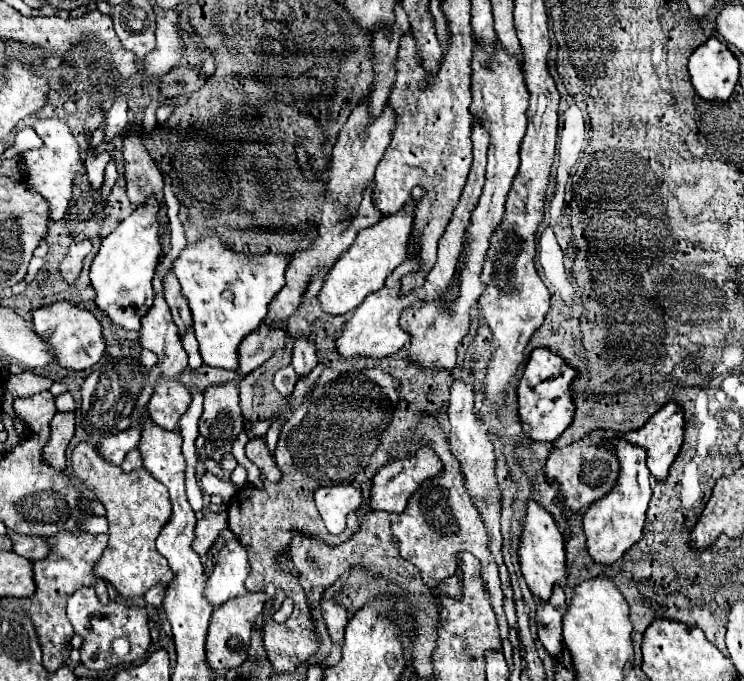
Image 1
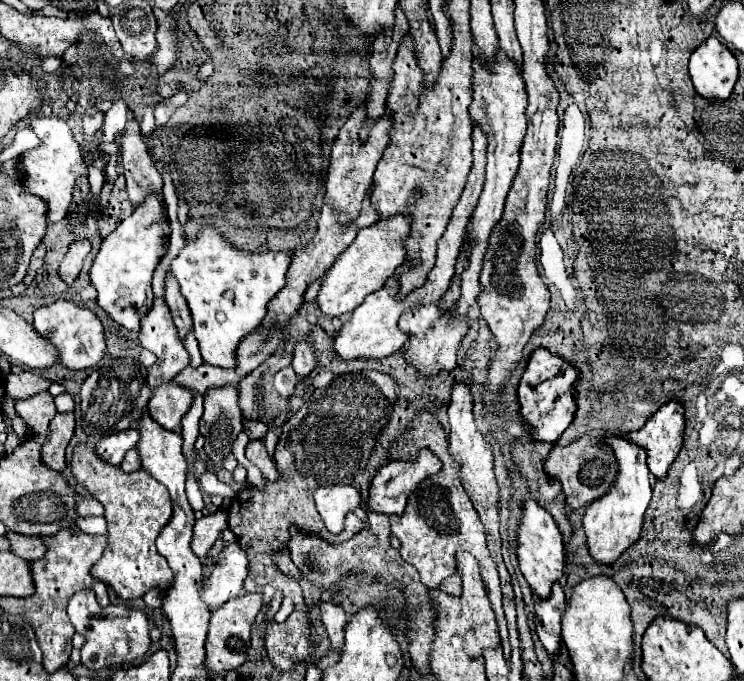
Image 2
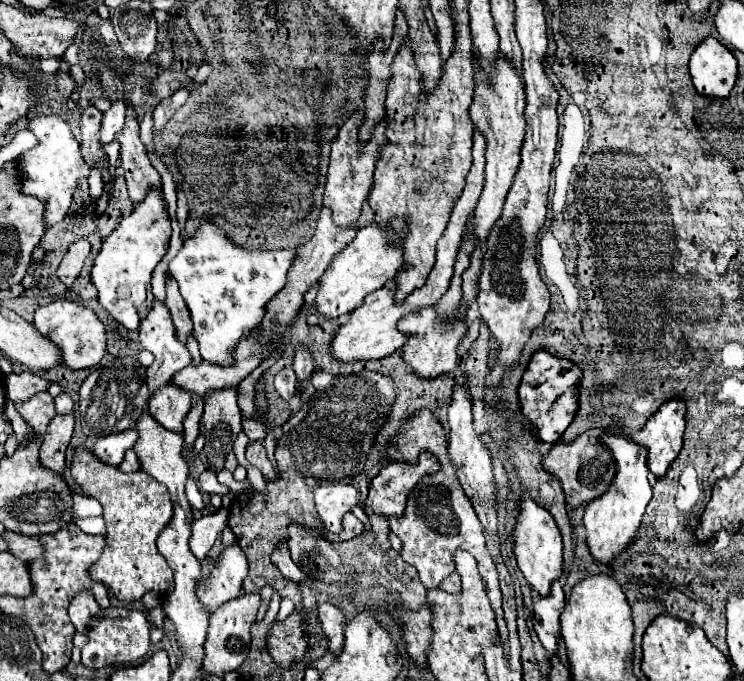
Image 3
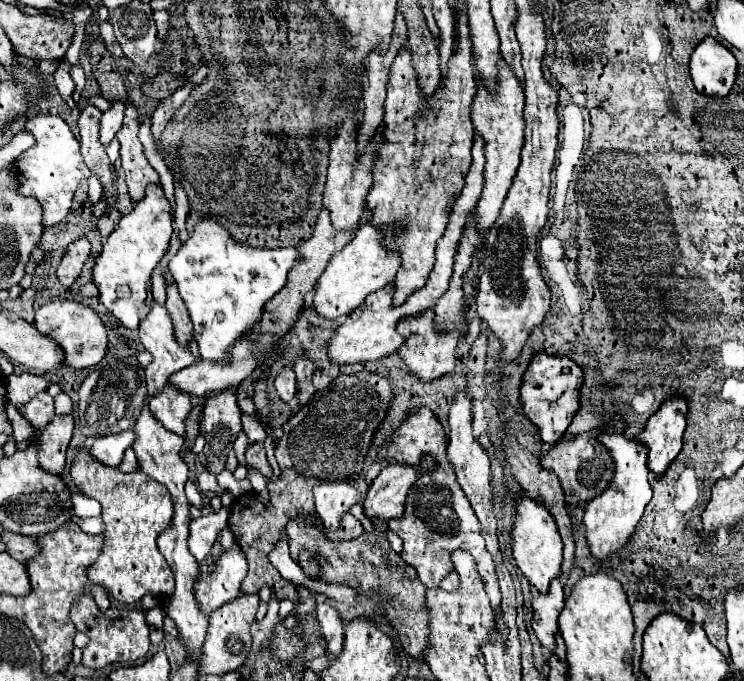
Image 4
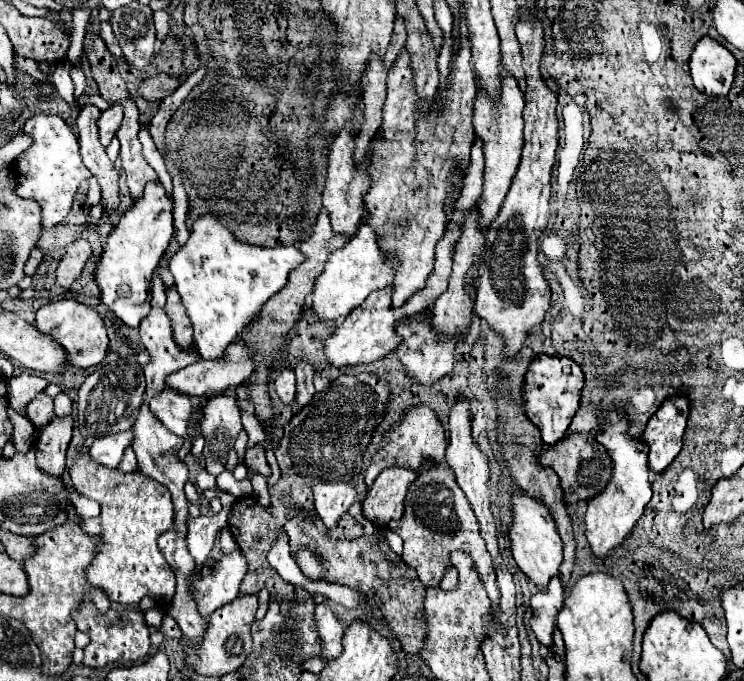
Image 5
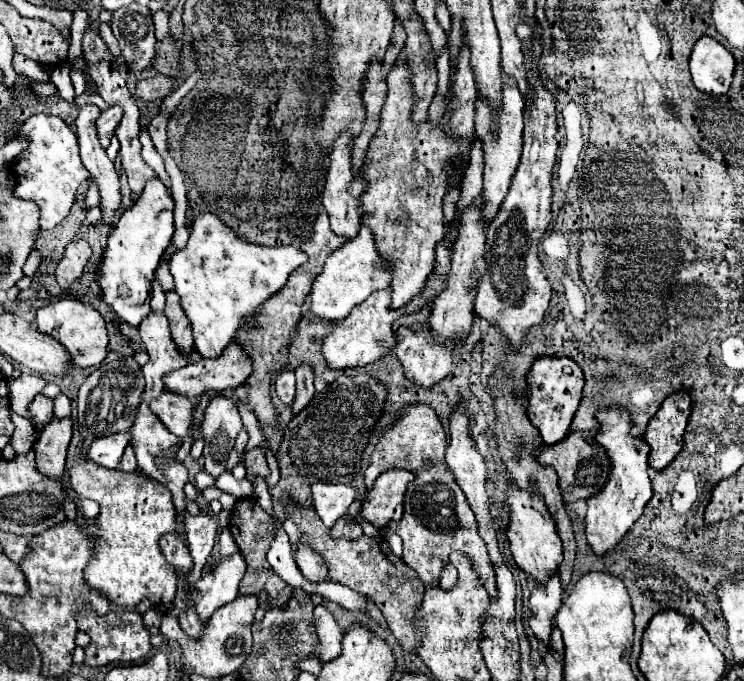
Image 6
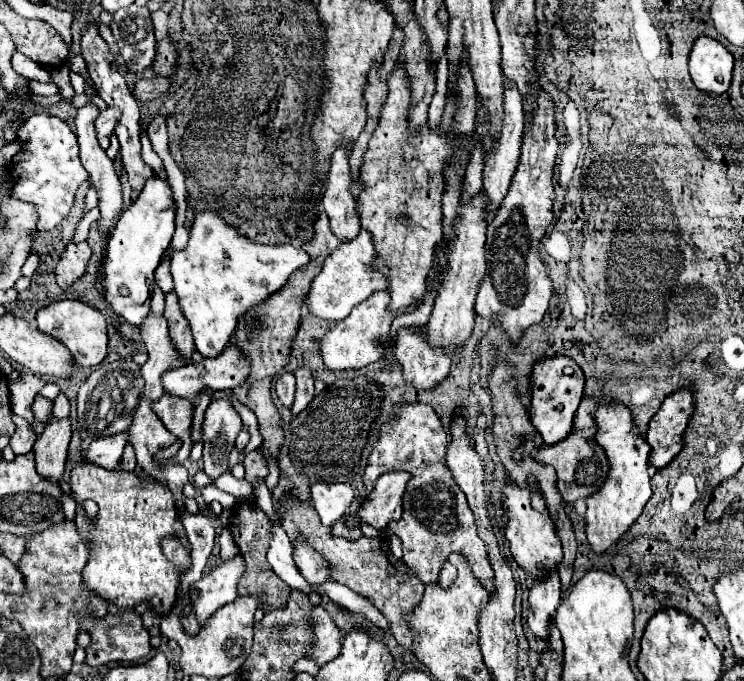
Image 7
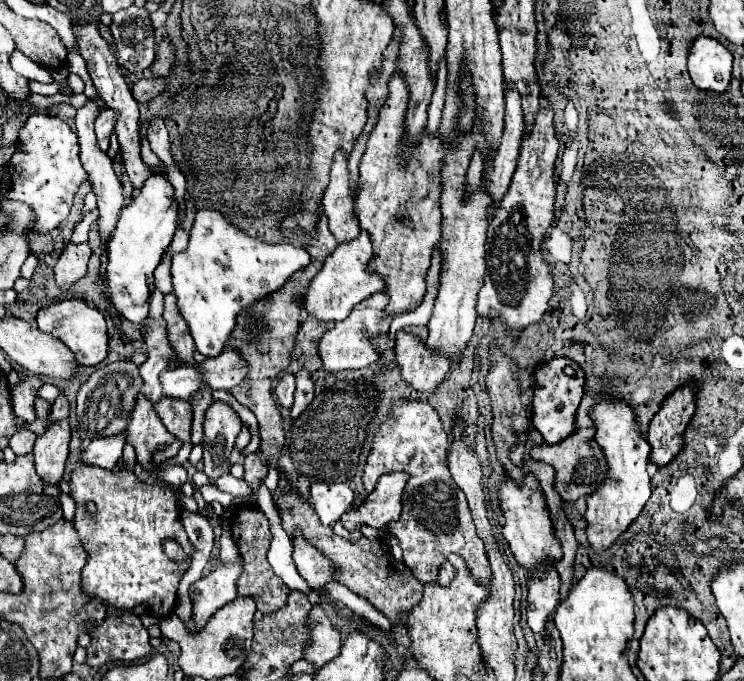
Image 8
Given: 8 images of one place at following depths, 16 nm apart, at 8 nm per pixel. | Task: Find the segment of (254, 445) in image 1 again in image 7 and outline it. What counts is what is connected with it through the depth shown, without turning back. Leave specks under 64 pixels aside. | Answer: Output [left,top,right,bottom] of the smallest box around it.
[244,450,268,488]

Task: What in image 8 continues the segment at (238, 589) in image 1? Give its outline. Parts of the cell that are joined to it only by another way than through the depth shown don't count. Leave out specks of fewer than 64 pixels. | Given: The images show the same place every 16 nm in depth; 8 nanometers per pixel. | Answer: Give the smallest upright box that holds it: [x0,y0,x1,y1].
[190,558,242,632]

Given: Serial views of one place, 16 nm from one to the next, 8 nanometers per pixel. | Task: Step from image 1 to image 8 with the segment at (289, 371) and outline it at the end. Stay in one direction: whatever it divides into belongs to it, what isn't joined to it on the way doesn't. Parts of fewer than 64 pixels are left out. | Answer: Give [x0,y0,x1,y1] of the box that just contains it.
[276,374,294,410]

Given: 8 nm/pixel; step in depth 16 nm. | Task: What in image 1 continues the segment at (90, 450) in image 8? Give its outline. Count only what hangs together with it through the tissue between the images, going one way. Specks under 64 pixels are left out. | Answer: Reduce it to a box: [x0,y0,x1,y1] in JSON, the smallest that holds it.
[96,426,140,464]

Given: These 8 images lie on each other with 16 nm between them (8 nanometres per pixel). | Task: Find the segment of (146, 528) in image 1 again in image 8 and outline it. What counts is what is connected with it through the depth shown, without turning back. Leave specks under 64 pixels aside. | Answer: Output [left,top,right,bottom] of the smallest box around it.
[70,466,194,618]

